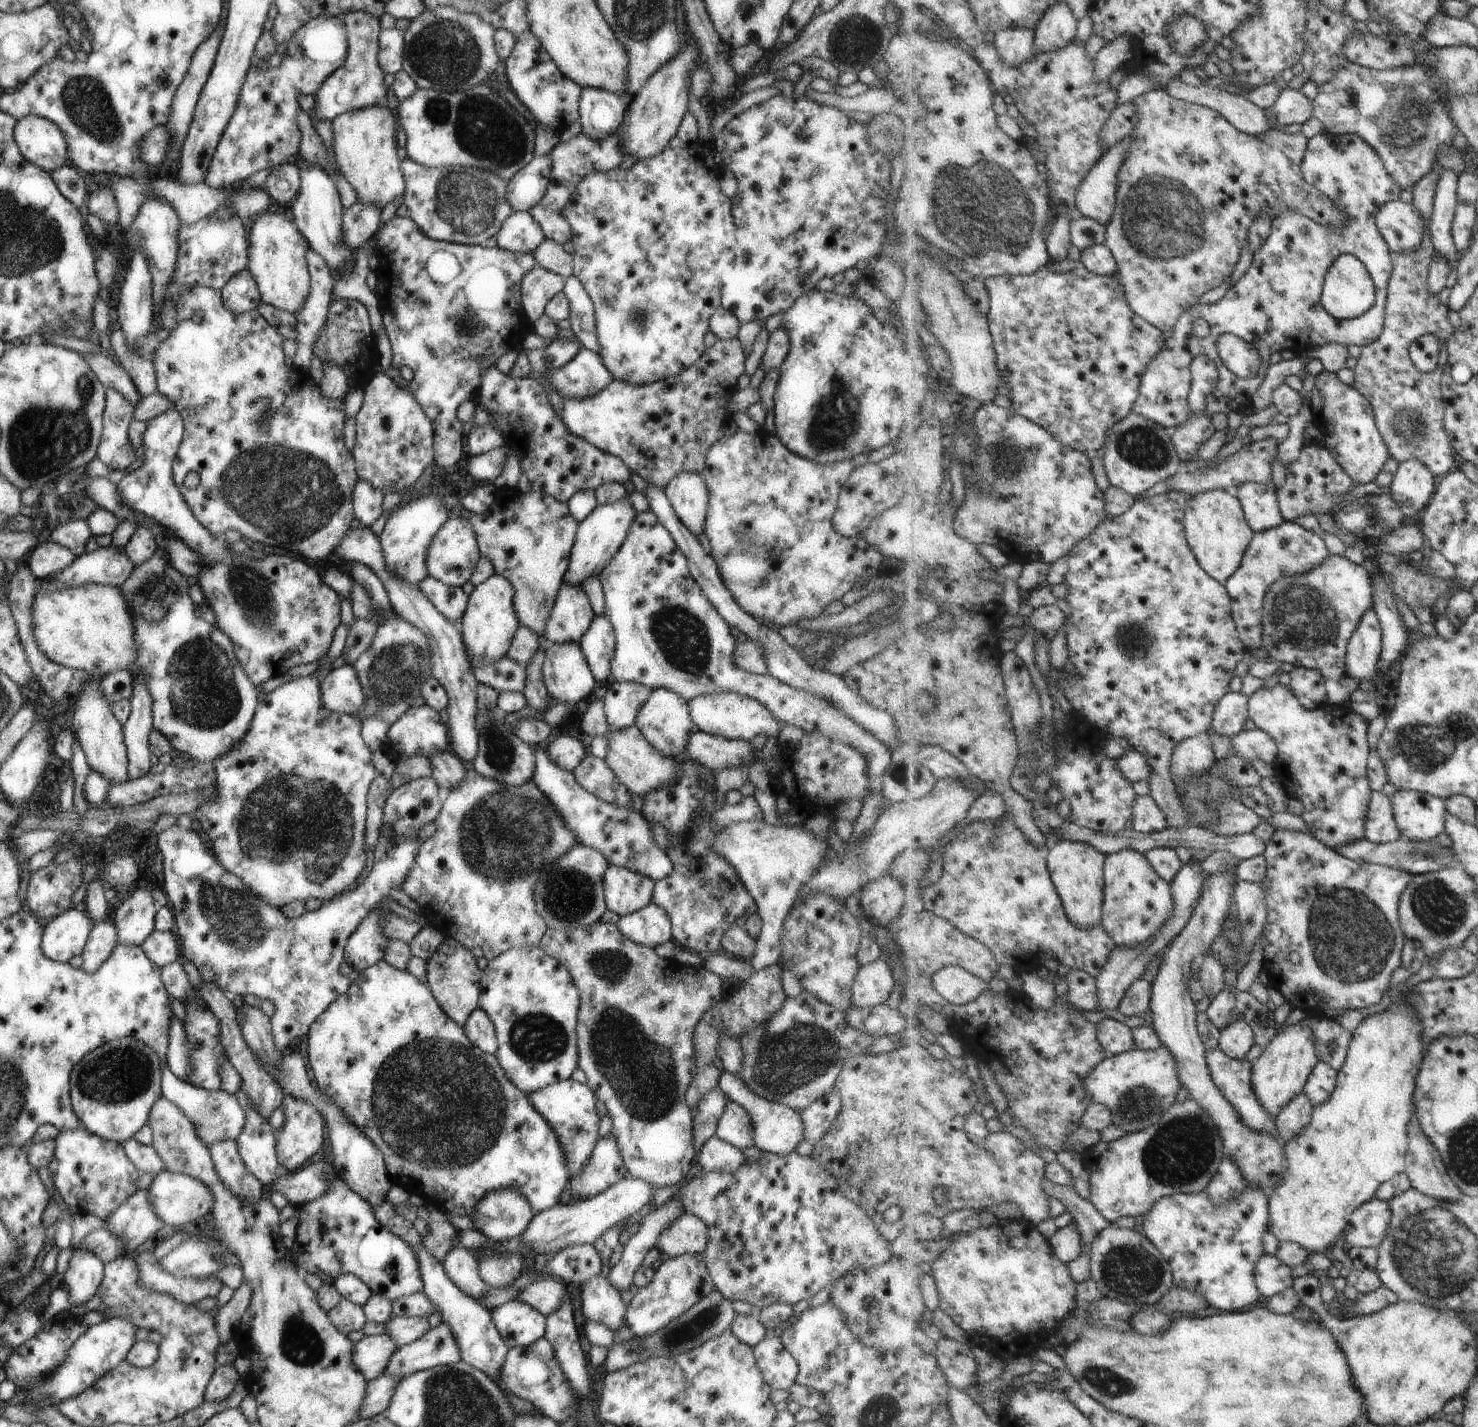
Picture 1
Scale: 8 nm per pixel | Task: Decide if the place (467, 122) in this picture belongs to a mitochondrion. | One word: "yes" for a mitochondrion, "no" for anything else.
yes

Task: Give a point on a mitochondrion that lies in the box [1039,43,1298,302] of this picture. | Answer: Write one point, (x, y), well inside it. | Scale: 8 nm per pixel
(1164, 219)

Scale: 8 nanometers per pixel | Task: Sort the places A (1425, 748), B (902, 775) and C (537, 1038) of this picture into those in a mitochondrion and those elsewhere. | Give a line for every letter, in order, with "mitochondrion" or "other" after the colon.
A: mitochondrion
B: mitochondrion
C: mitochondrion

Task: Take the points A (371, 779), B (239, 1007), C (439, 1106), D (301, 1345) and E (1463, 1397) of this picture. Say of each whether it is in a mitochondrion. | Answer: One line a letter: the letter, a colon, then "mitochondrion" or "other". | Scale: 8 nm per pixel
A: other
B: other
C: mitochondrion
D: mitochondrion
E: other

